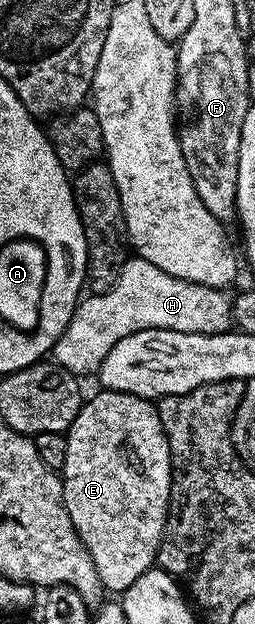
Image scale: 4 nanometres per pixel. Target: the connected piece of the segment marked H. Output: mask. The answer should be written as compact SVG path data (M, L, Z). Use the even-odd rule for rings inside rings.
M138 257L128 258L121 277L107 291L80 298L73 317L53 345L54 362L77 377L94 376L115 345L141 329L173 329L181 333L219 335L233 327L233 299L226 290L190 283L149 265Z

